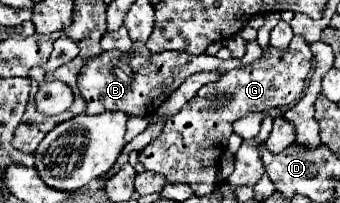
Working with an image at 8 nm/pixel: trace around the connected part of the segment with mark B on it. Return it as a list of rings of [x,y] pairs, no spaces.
[[[248,41],[246,53],[242,59],[218,59],[216,55],[188,55],[180,51],[162,51],[150,53],[142,43],[134,43],[132,53],[120,51],[102,51],[98,57],[88,59],[84,69],[78,75],[78,89],[84,101],[88,103],[86,113],[102,111],[124,111],[136,117],[150,117],[168,97],[174,93],[186,77],[202,71],[232,71],[234,67],[244,67],[262,57],[262,49],[256,41]]]

